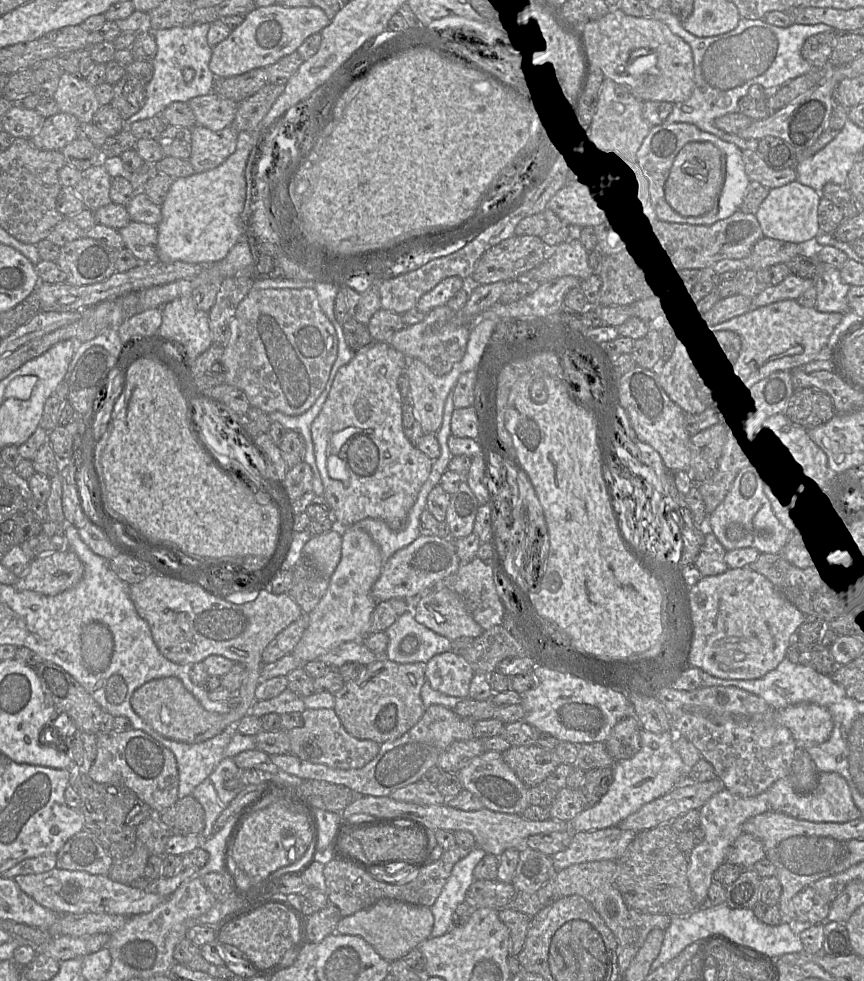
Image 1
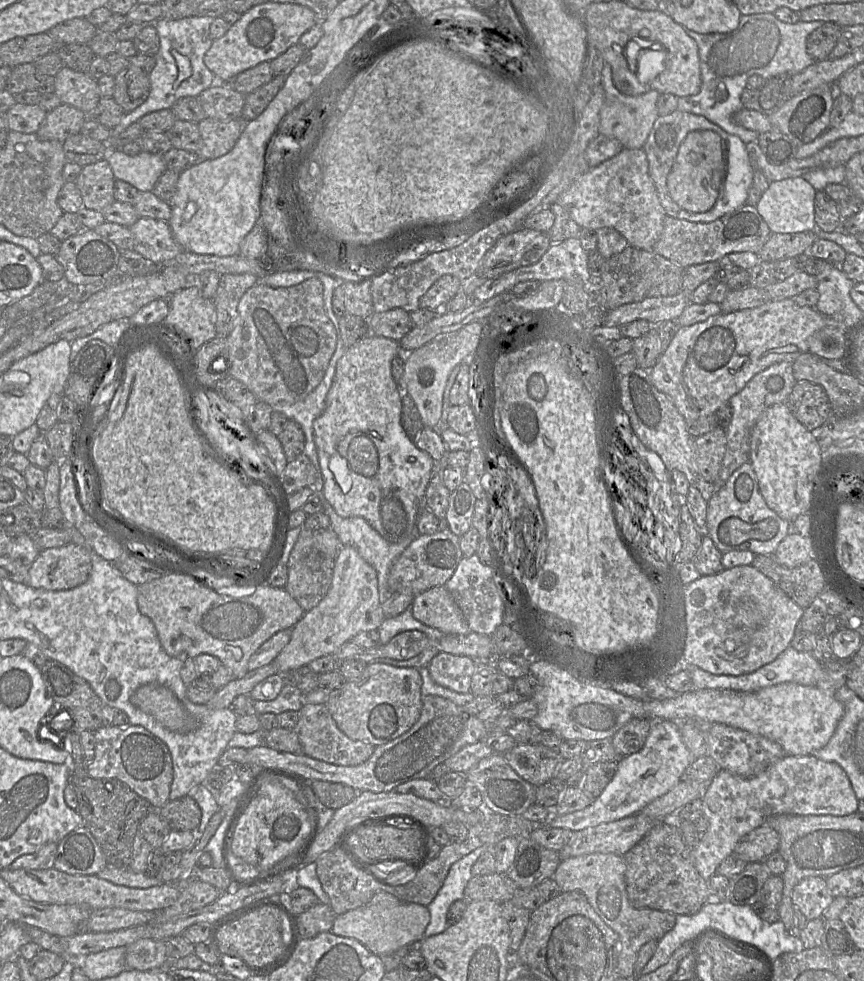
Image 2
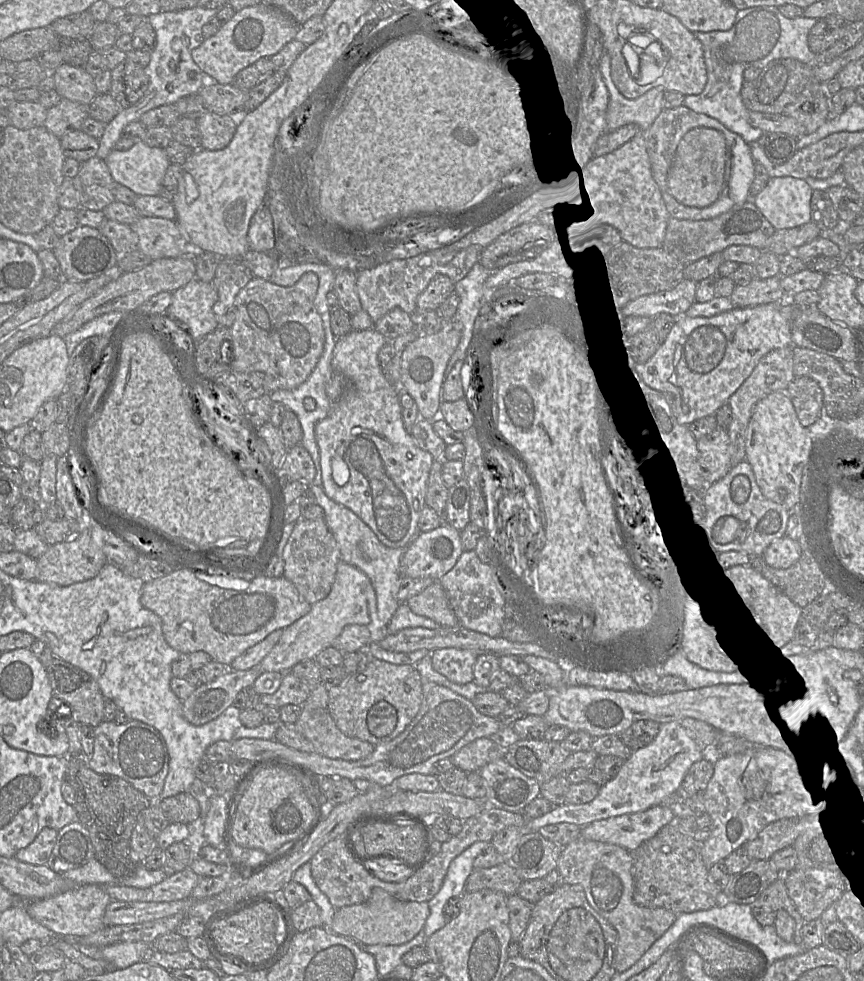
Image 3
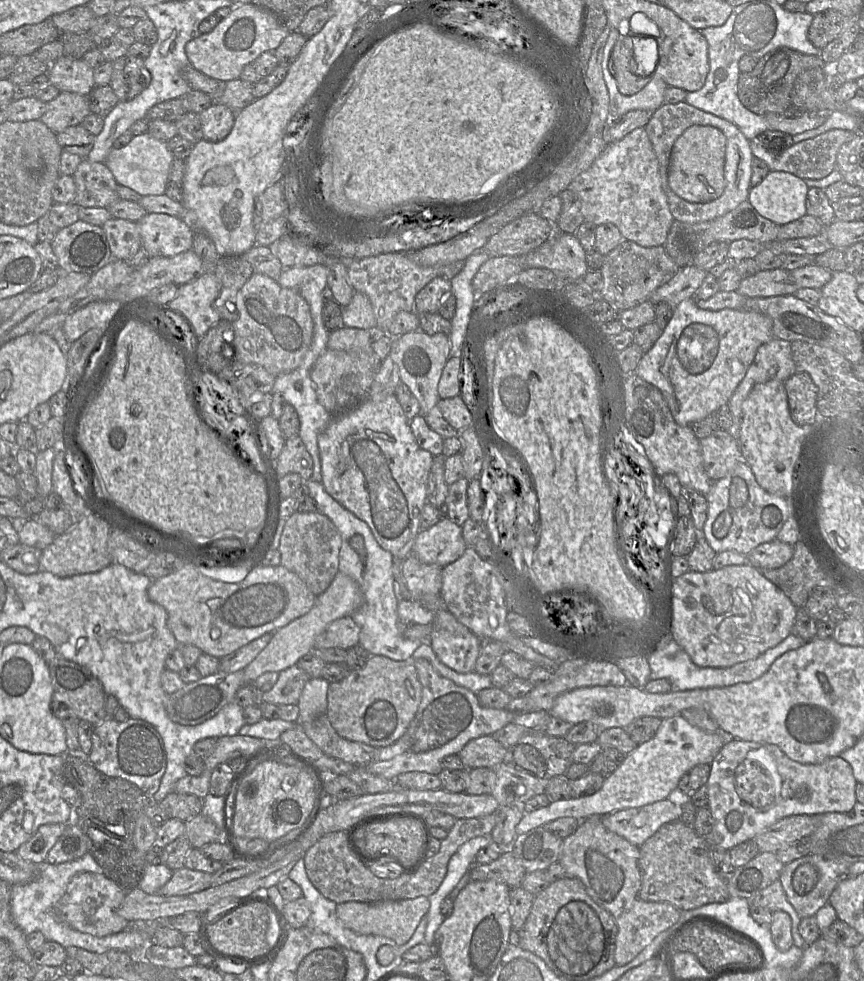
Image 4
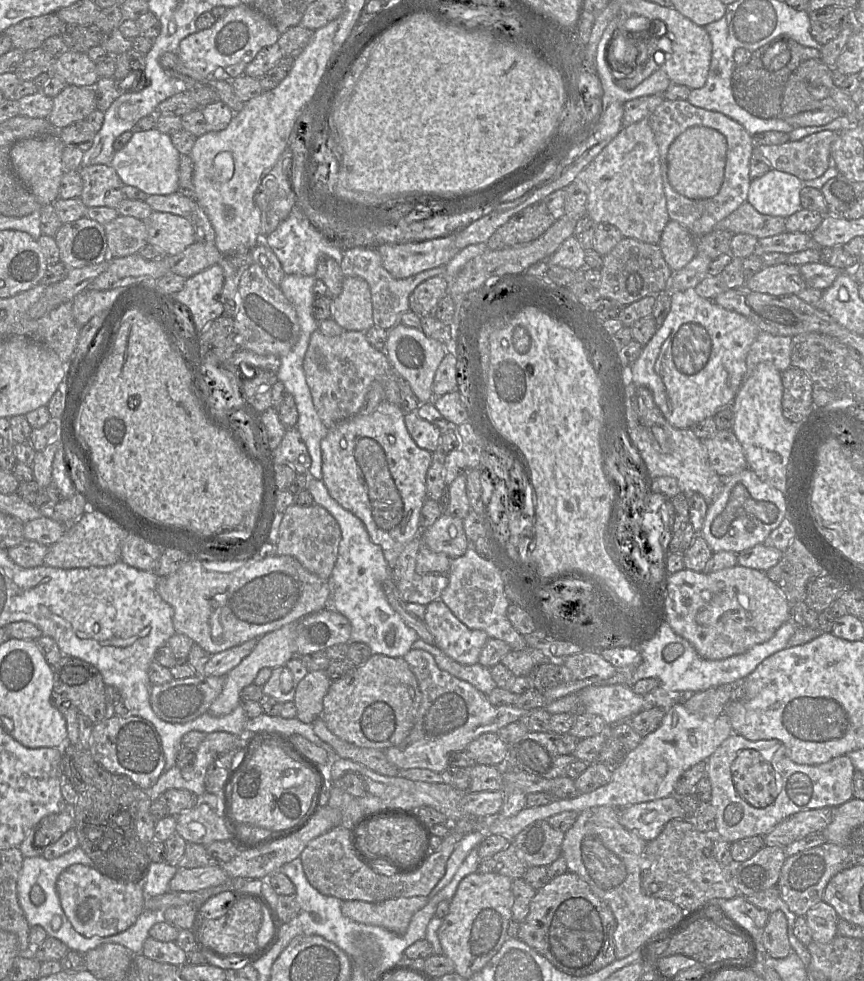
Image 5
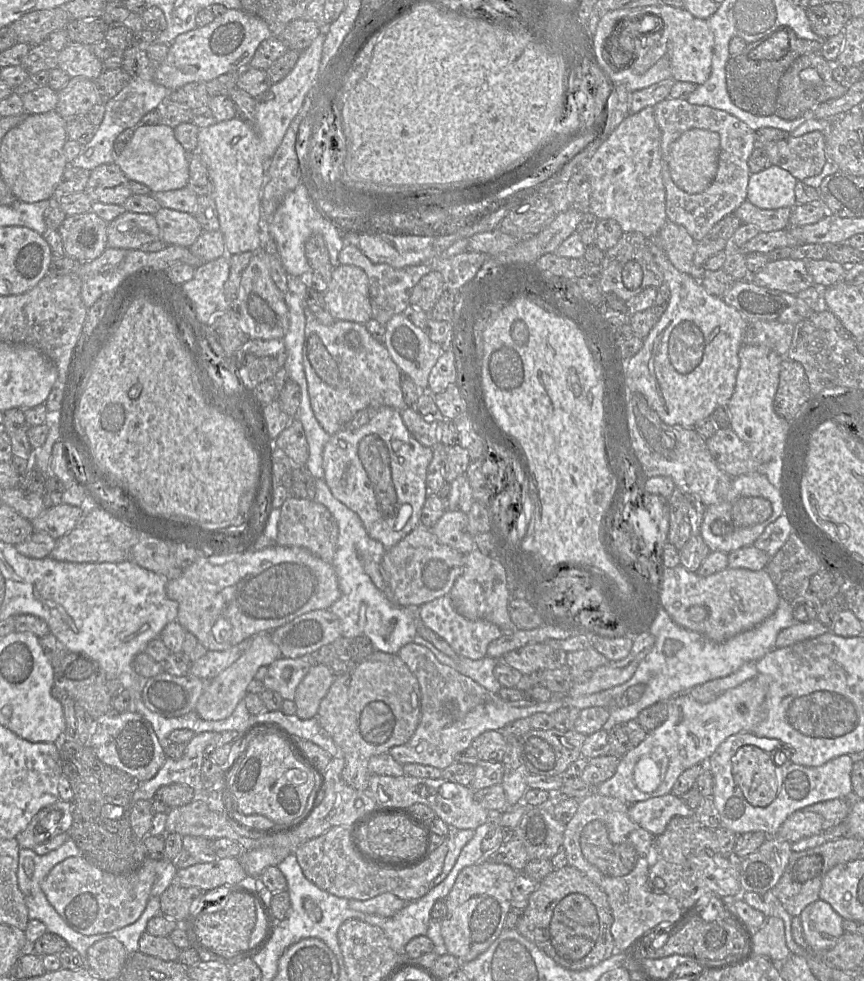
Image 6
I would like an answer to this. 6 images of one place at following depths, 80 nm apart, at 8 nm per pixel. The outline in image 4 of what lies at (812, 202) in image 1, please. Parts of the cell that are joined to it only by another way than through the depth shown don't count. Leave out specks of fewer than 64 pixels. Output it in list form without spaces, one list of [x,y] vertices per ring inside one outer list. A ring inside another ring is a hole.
[[[770,171],[756,186],[750,188],[748,201],[766,219],[782,226],[807,213],[806,198],[809,187],[805,181],[791,173]]]

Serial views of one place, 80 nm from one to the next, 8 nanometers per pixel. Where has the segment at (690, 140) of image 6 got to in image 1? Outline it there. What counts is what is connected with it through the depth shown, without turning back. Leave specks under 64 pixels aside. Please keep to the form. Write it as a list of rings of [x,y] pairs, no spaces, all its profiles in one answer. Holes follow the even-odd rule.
[[[689,142],[674,159],[665,184],[665,197],[671,207],[685,217],[710,212],[722,188],[721,151],[711,142]]]

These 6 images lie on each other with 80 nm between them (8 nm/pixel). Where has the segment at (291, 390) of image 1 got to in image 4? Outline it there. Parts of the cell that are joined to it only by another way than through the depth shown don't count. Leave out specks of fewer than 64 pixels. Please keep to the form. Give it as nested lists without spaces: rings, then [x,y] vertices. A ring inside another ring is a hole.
[[[254,272],[237,293],[238,318],[232,322],[236,360],[262,366],[274,377],[297,369],[310,348],[314,325],[306,300],[295,290],[282,287],[277,280]]]

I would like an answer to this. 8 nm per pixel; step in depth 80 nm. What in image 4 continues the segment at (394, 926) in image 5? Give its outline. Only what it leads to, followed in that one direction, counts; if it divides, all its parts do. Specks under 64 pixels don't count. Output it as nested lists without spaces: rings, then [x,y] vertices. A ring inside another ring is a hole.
[[[419,896],[378,902],[342,902],[337,904],[336,914],[347,928],[358,934],[380,935],[392,939],[397,945],[402,945],[410,940],[421,919],[428,913],[429,908],[429,897]]]

